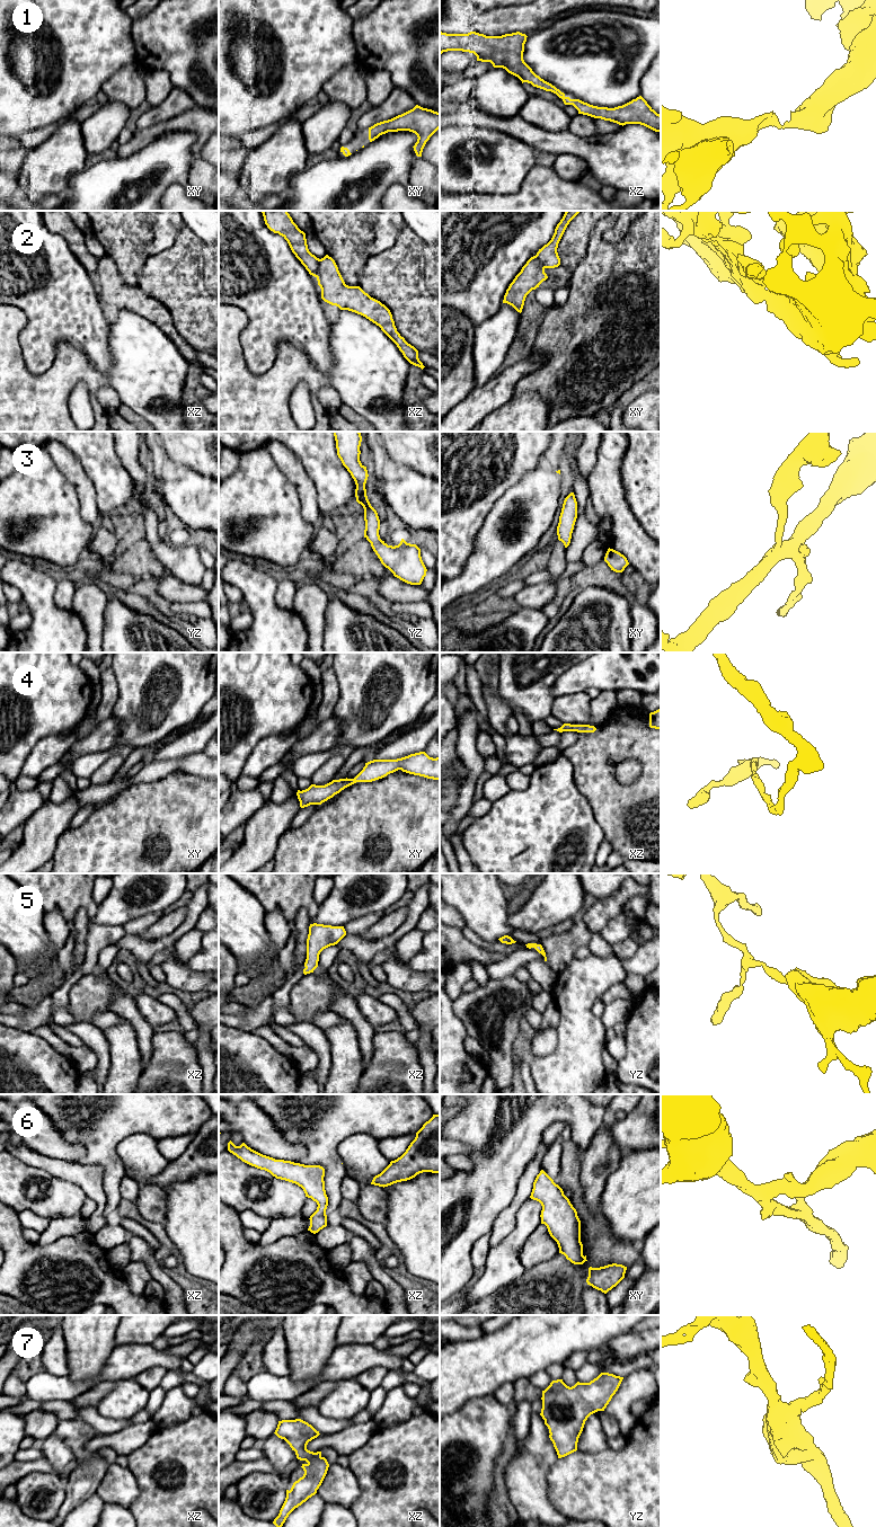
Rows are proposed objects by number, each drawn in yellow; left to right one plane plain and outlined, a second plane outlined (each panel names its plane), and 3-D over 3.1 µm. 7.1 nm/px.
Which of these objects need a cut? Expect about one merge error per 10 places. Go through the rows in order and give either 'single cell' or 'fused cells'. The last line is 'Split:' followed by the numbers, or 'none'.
1: single cell
2: single cell
3: single cell
4: single cell
5: single cell
6: single cell
7: single cell
Split: none

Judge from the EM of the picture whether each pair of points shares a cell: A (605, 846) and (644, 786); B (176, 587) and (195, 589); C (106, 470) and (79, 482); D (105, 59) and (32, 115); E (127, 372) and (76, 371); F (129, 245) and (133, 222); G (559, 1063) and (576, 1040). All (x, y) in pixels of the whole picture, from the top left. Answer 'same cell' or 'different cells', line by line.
A: different cells
B: same cell
C: different cells
D: same cell
E: different cells
F: same cell
G: same cell

